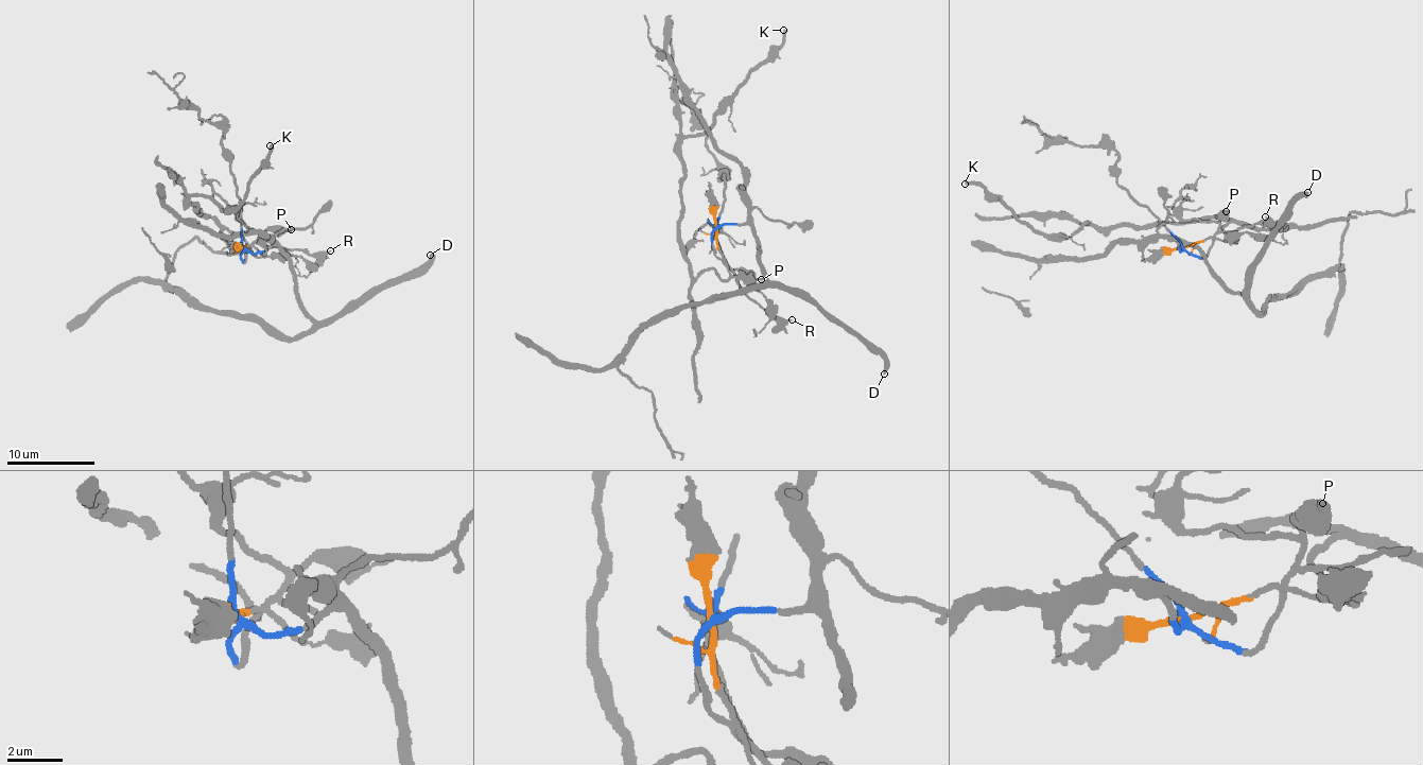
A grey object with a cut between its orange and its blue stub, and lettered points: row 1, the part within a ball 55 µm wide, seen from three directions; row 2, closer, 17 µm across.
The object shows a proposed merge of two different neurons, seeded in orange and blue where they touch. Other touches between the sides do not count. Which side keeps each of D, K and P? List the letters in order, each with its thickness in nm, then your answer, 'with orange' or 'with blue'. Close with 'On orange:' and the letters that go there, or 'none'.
D: calibre 360 nm; with blue
K: calibre 280 nm; with orange
P: calibre 280 nm; with blue
On orange: K

